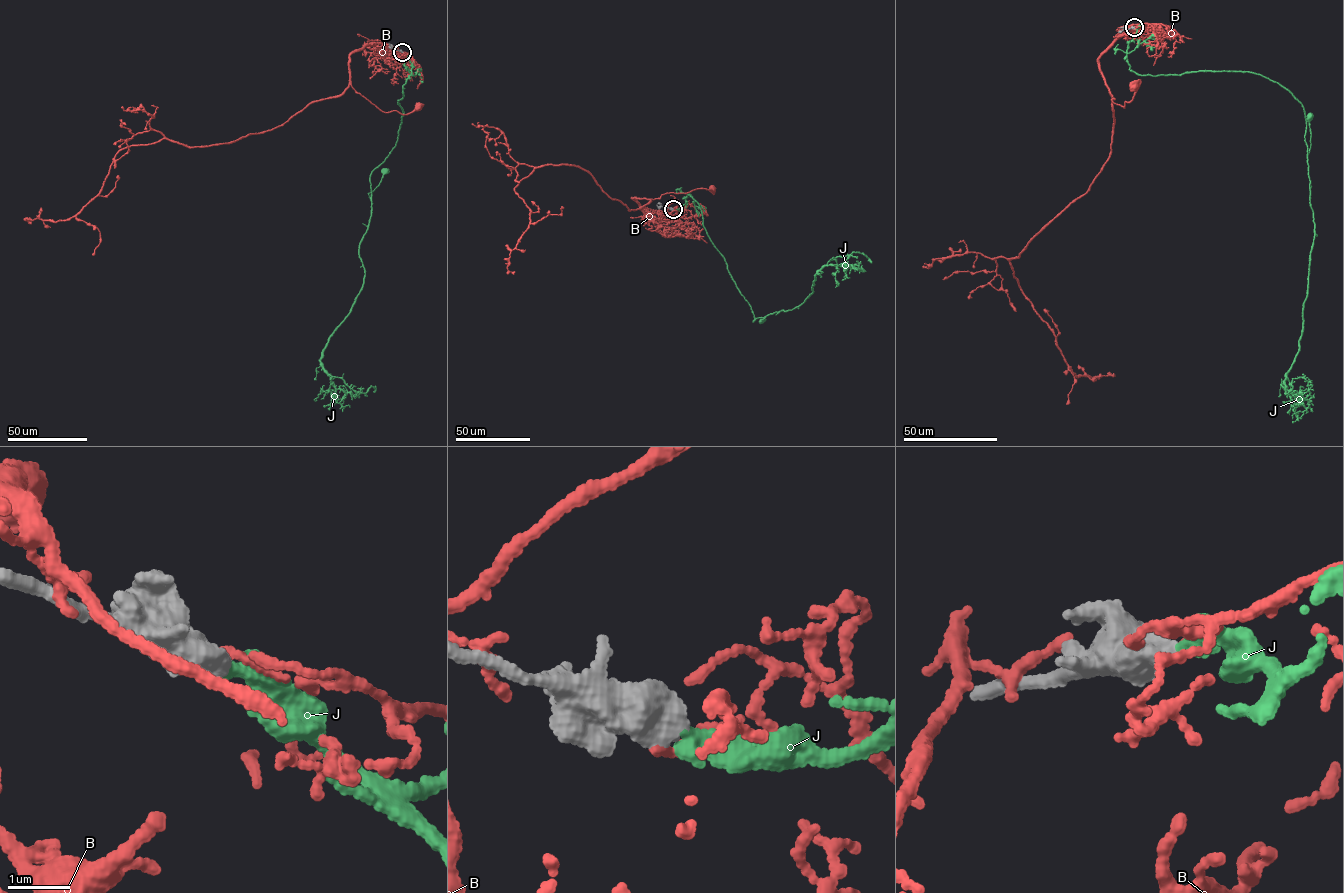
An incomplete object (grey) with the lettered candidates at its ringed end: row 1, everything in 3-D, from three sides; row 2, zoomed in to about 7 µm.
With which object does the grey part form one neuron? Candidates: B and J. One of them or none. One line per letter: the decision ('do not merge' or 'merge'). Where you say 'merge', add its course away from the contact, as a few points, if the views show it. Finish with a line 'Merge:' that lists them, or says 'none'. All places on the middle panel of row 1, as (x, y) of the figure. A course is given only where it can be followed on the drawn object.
B: do not merge
J: merge | via (673, 209), (685, 203), (689, 194), (697, 202), (703, 225), (750, 306), (753, 321), (766, 316), (762, 320)
Merge: J

